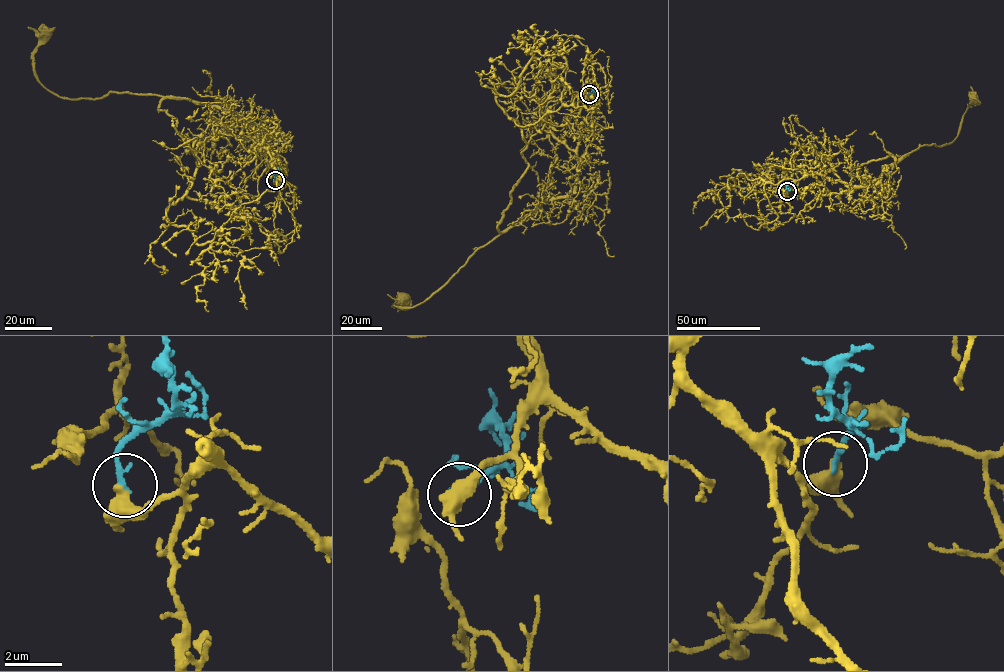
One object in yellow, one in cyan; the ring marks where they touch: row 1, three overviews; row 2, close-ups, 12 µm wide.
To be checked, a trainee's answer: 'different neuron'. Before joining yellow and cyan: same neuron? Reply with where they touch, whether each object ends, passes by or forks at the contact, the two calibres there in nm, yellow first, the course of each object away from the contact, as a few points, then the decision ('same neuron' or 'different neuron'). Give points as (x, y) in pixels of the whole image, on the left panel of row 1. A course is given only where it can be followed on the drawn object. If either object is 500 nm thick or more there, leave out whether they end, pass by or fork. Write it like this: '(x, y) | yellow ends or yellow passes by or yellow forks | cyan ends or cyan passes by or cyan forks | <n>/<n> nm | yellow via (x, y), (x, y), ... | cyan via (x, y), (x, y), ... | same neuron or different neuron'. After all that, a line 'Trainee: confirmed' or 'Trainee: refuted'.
(275, 180) | 500/240 nm | yellow via (274, 180), (282, 178), (268, 151), (236, 112), (177, 97), (70, 99), (48, 91), (33, 53), (45, 33) | cyan via (275, 180), (279, 174), (278, 167) | different neuron
Trainee: confirmed

